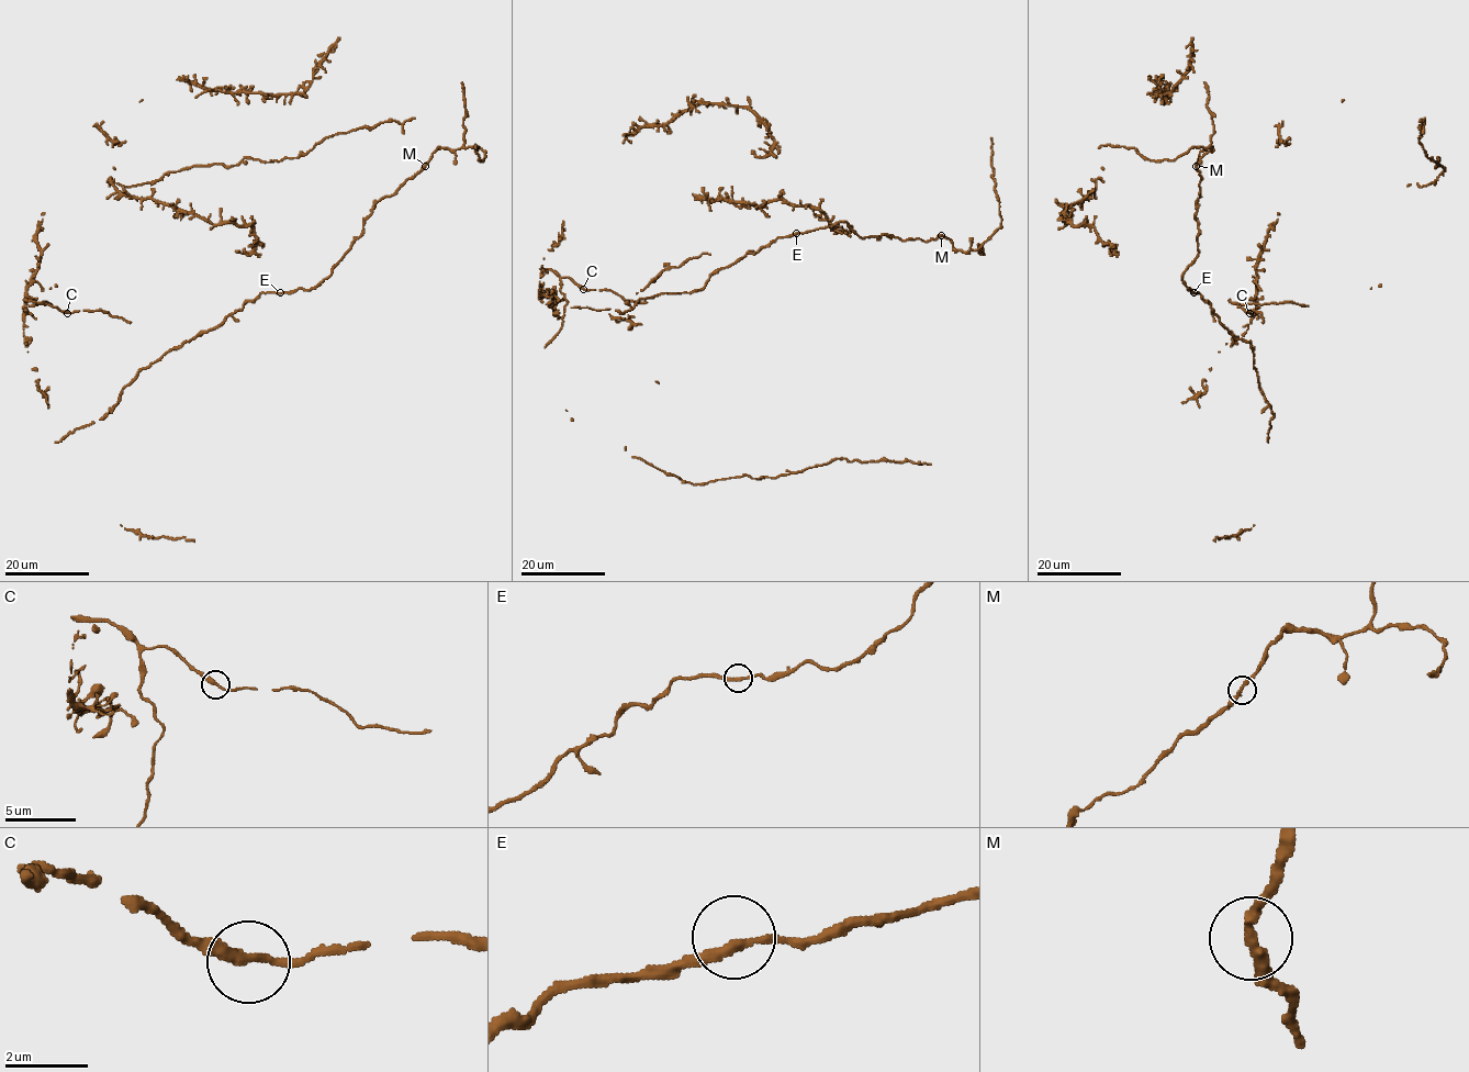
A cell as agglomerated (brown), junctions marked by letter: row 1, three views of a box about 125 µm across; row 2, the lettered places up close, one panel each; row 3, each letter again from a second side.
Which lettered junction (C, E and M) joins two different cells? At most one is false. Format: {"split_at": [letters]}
{"split_at": []}

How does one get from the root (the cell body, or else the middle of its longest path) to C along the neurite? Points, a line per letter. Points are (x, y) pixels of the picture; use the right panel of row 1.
C: (1263, 321), (1259, 313), (1249, 313)

